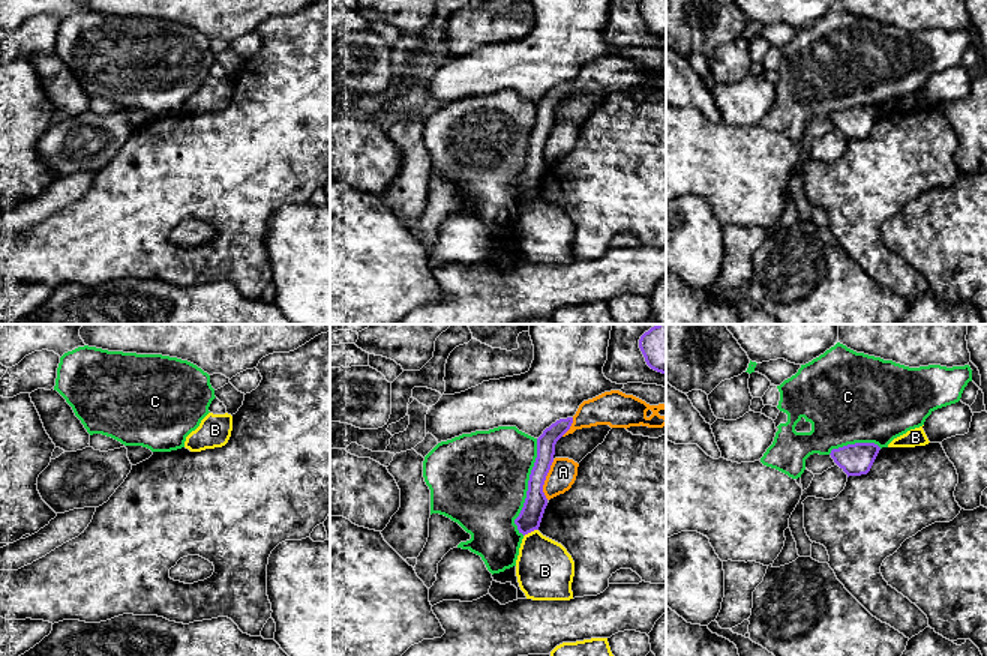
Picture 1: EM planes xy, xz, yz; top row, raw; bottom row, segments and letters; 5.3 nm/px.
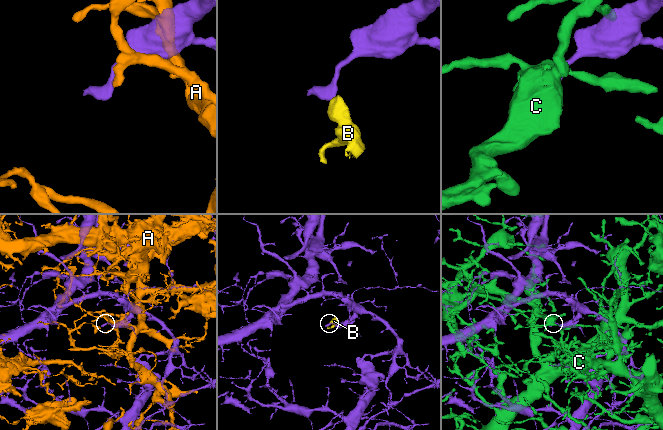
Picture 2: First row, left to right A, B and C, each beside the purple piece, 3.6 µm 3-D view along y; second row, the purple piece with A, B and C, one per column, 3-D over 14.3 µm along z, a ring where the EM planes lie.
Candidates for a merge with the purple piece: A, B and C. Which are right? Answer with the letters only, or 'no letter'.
no letter

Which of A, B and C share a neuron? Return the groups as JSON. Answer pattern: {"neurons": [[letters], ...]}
{"neurons": [["A", "B"], ["C"]]}

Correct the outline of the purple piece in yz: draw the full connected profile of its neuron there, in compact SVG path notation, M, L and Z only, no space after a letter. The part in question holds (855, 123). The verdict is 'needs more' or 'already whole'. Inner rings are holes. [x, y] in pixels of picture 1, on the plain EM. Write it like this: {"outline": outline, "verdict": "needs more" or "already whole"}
{"outline": "M855 107L831 114L834 126L849 140L867 138L880 111L874 107Z", "verdict": "already whole"}

